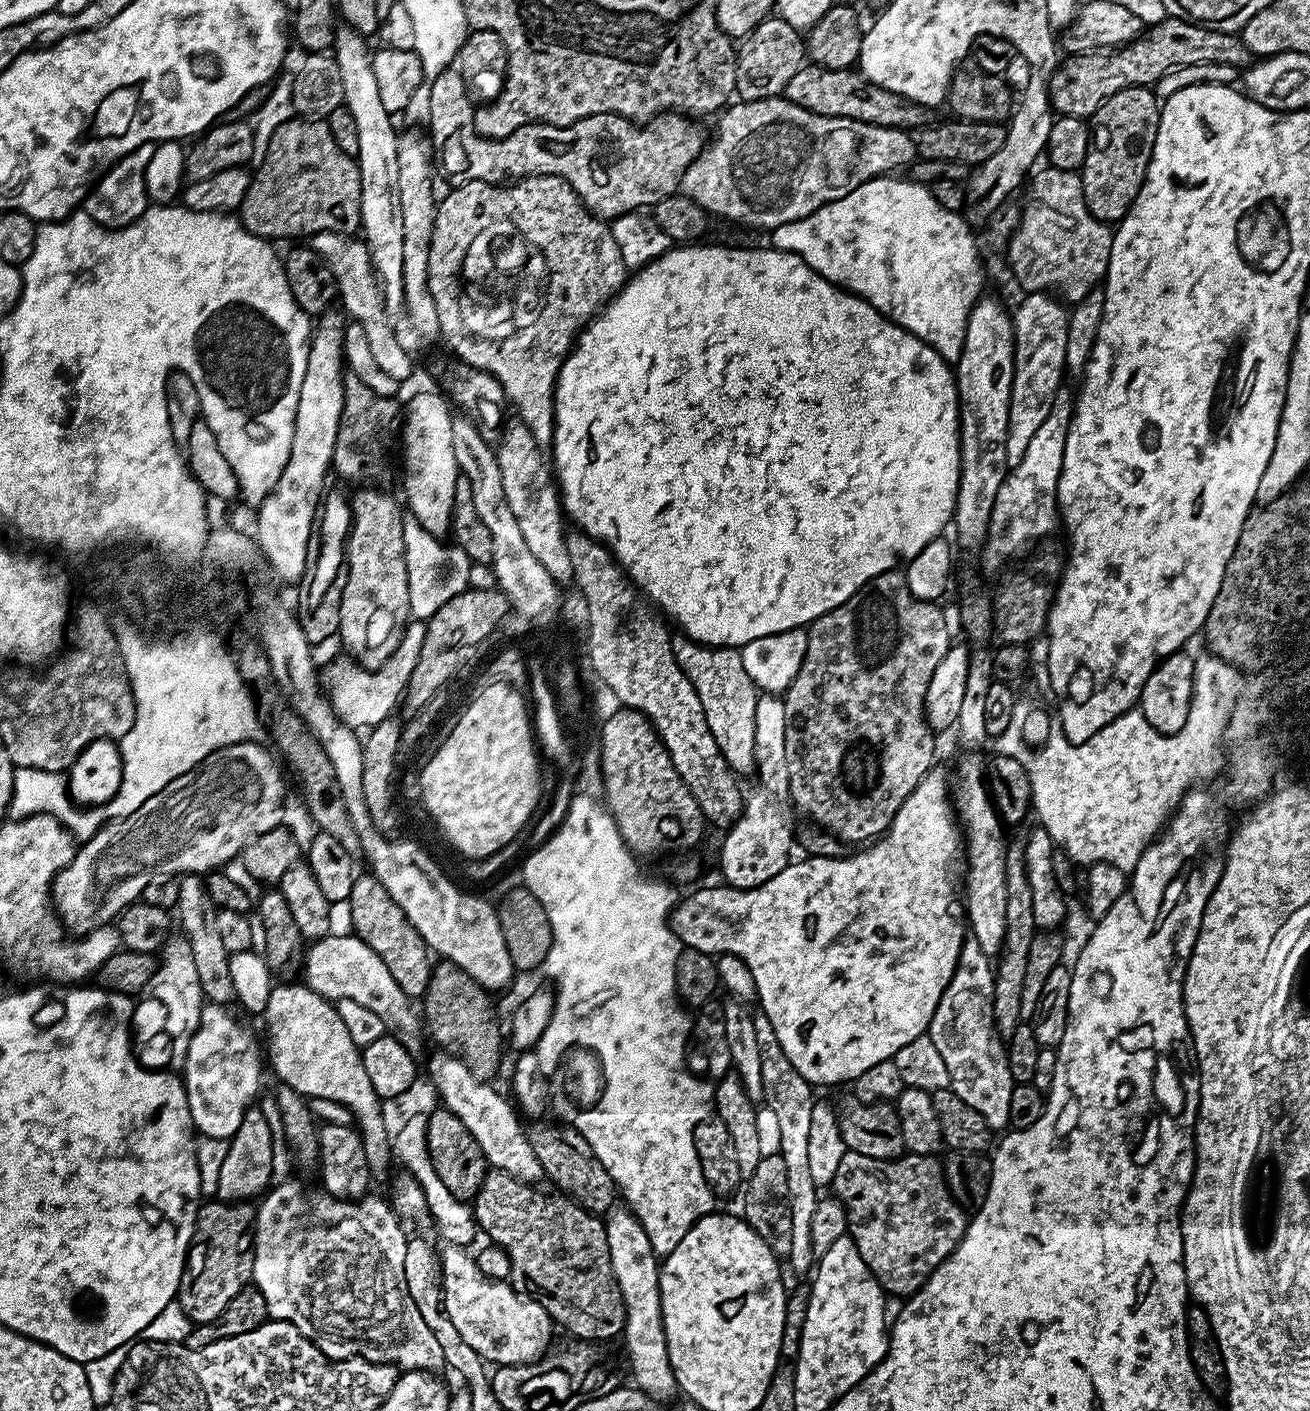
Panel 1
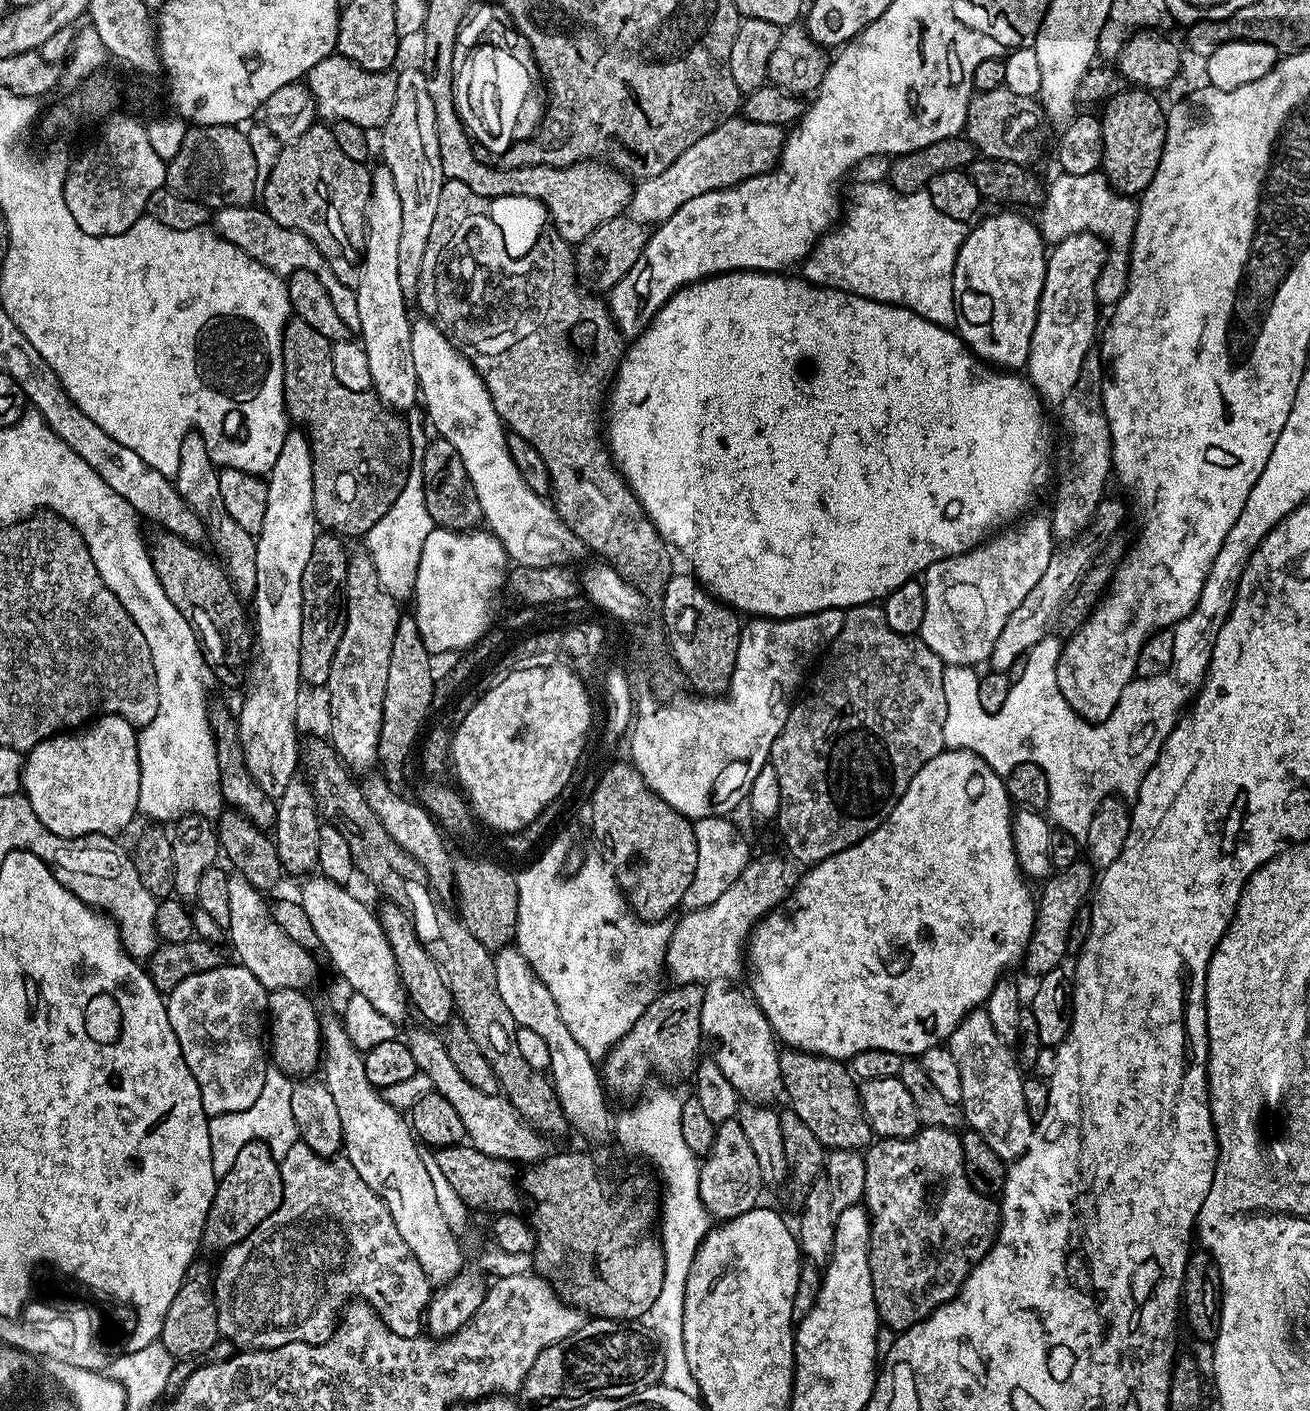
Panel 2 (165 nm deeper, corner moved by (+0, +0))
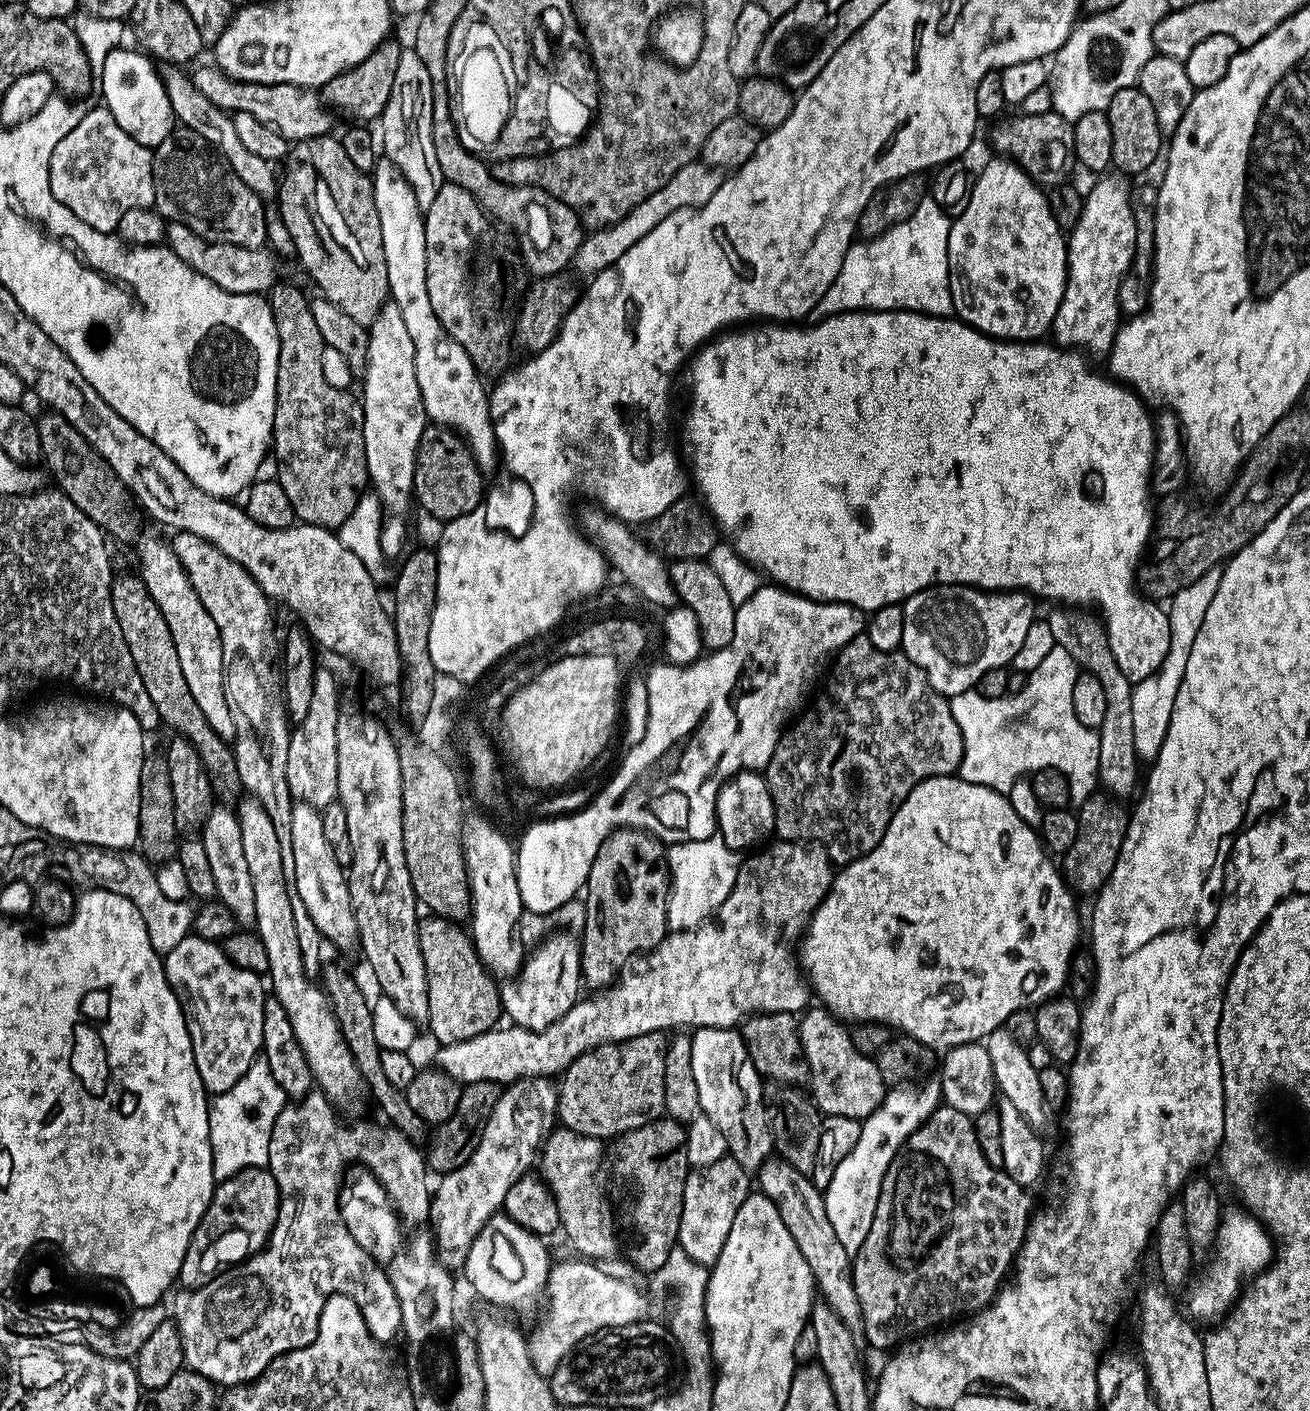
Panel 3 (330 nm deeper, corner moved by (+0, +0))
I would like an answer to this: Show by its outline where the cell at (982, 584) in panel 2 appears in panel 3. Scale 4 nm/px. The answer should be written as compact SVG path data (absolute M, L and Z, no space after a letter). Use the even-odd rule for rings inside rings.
M935 585L903 601L905 626L900 647L904 655L910 658L910 662L924 671L934 690L949 698L970 692L979 685L982 674L1011 665L1030 626L1038 619L1035 603L1037 601L1031 593L1019 590L984 592L968 585Z

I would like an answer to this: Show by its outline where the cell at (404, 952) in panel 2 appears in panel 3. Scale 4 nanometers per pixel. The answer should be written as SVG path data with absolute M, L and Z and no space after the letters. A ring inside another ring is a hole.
M428 914L417 923L418 946L422 950L422 962L426 962L426 986L428 987L428 1019L426 1027L432 1031L437 1045L444 1045L474 1038L497 1027L502 1016L500 984L495 976L485 968L472 943L471 935L464 932L459 923L447 916Z

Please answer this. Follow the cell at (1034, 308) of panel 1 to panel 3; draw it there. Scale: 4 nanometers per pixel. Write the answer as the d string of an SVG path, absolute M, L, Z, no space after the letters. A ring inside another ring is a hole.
M1104 174L1100 180L1084 196L1082 218L1078 218L1078 226L1067 233L1068 242L1068 277L1066 290L1062 294L1062 306L1058 306L1058 314L1054 314L1054 322L1050 336L1057 345L1086 350L1089 357L1107 357L1112 349L1116 331L1122 323L1122 313L1118 302L1118 290L1128 271L1132 268L1132 259L1136 253L1136 222L1134 220L1134 188L1128 185L1129 177L1124 174Z

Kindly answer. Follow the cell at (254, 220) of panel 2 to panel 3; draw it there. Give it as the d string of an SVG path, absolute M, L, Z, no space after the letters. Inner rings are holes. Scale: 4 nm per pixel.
M169 223L166 228L166 247L174 250L186 266L190 266L198 274L210 278L222 290L237 296L238 294L264 294L277 283L277 257L264 248L247 248L237 244L216 244L213 240L204 240L190 226Z

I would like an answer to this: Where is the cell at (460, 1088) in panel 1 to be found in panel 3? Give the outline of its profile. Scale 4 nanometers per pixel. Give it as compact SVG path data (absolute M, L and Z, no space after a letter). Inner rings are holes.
M299 802L293 803L292 809L294 815L290 821L290 846L294 846L294 878L298 882L298 898L302 898L302 904L306 906L310 918L314 918L314 926L318 926L321 937L327 943L329 940L330 943L337 944L340 948L348 948L351 944L353 947L358 937L354 910L350 902L348 878L338 858L334 858L334 850L330 850L330 842L326 842L326 834L322 830L322 818L320 817L321 809Z

